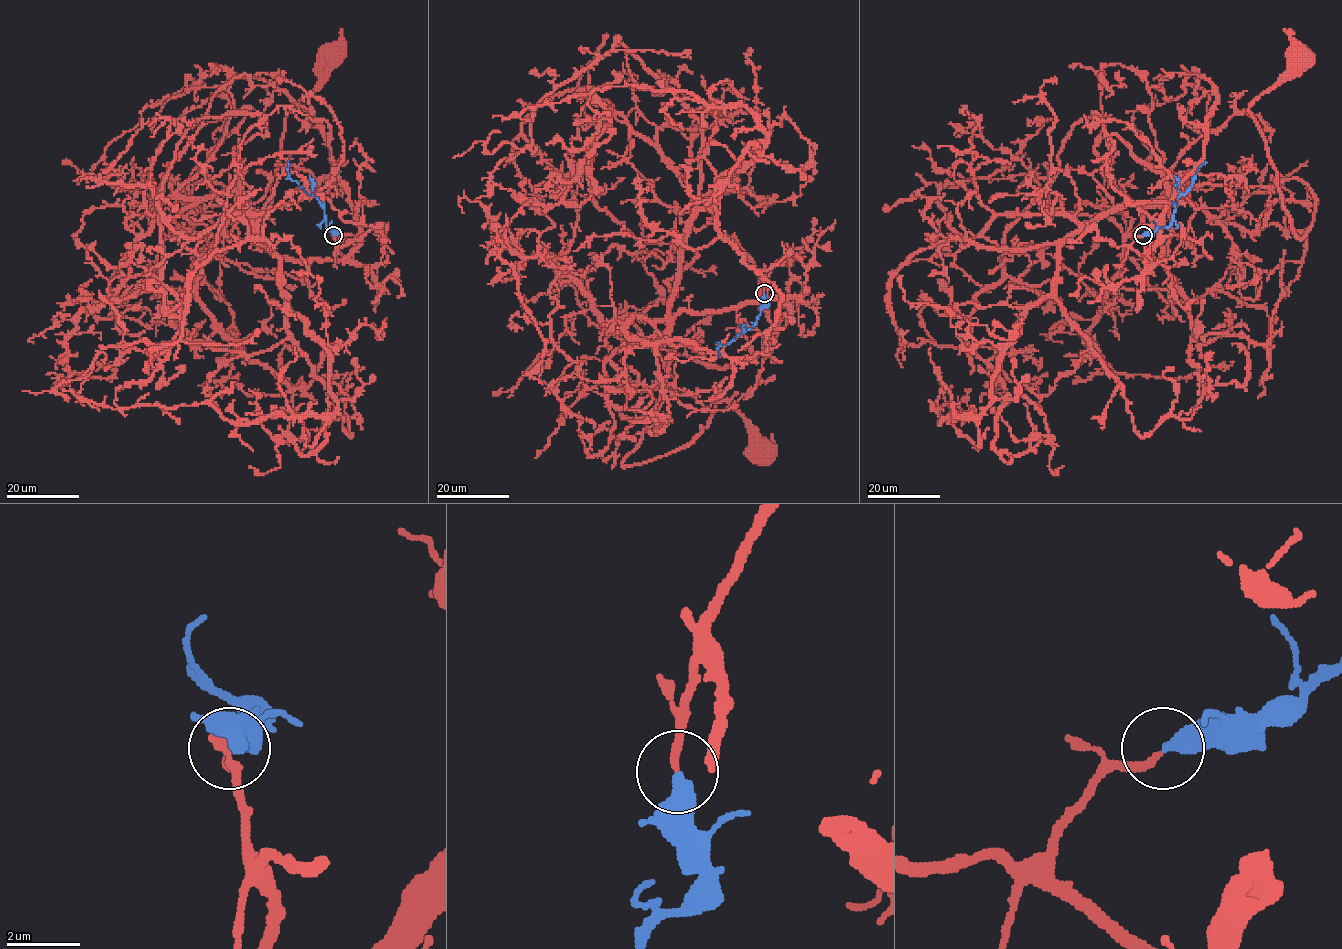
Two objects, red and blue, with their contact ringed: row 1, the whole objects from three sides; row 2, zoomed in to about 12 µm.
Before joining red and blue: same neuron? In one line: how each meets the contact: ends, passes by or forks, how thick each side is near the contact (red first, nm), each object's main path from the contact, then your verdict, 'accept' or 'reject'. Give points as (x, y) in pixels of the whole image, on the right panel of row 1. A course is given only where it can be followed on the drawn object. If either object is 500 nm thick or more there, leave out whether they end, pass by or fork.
red ends; blue ends; calibres 200 and 440 nm; course red (1143, 235), (1132, 247), (1157, 260), (1183, 190), (1288, 179), (1315, 199), (1305, 235), (1249, 111), (1299, 55); course blue (1143, 235), (1151, 235), (1159, 227), (1168, 227), (1172, 221), (1176, 202), (1191, 185), (1196, 171), (1205, 161); accept

